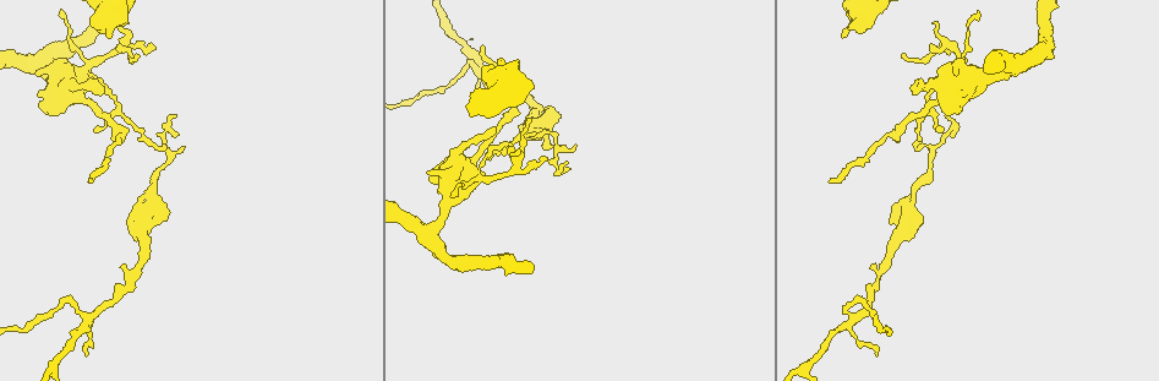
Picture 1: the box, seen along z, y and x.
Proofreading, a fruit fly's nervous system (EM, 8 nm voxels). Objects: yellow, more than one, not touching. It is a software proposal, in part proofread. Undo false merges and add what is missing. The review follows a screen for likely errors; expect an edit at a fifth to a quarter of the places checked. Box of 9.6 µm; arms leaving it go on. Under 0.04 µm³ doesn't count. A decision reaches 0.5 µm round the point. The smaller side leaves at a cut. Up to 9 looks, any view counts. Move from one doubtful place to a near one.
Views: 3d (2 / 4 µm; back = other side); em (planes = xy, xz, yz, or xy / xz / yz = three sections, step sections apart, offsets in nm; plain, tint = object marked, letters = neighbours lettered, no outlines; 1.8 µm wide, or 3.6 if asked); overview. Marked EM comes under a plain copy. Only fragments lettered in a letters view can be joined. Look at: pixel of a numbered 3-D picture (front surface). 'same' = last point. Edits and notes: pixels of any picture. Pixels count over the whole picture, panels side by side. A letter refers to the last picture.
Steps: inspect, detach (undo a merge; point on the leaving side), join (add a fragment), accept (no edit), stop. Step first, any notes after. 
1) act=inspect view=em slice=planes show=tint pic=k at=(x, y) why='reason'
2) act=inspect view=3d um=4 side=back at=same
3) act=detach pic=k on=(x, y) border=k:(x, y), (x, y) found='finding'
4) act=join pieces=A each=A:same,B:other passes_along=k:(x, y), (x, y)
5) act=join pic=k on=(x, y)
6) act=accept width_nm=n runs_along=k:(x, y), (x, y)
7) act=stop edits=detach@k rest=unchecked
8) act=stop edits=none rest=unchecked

act=inspect view=em slice=yz step=8 show=tint pic=1 at=(547, 158) why='an open end'

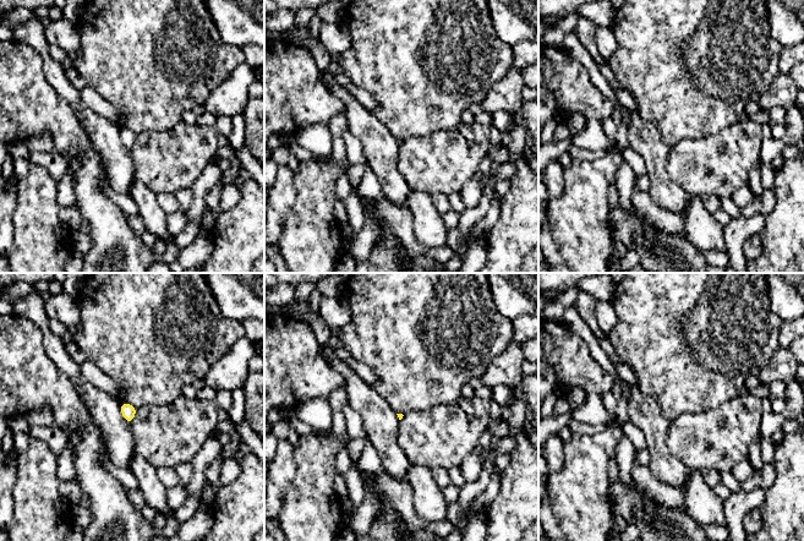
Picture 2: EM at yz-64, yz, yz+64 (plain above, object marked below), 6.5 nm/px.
act=inspect view=em slice=xy step=4 show=letters at=same why='another direction'

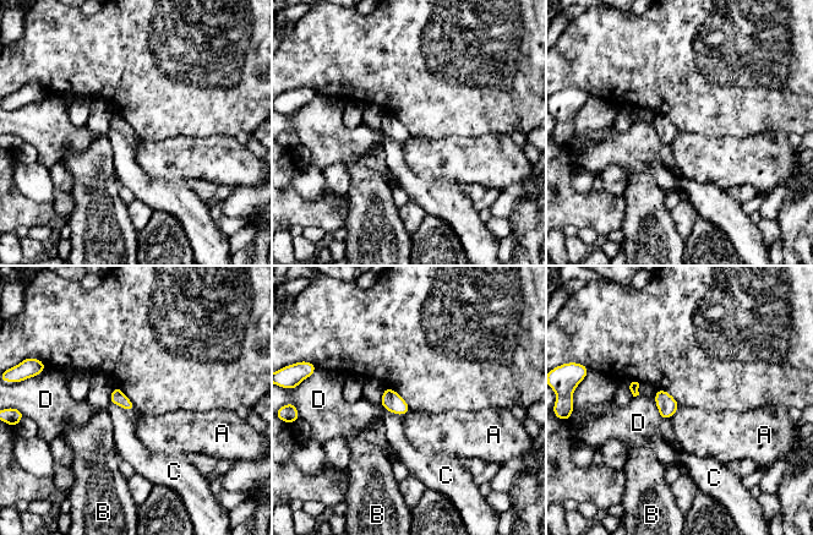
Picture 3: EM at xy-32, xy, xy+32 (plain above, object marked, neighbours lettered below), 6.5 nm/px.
act=accept each=A:other,B:other,C:other,D:other border=3:(681, 405), (670, 418) found='no lettered fragment goes on from it'

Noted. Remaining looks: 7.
act=inspect view=3d um=4 side=back pic=1 at=(474, 173) why='calibre changes'

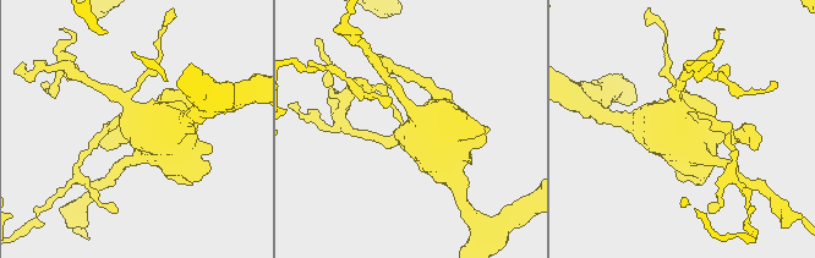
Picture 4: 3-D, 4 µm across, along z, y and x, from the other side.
act=inspect view=em um=3.6 slice=planes show=letters pic=4 at=(409, 134)

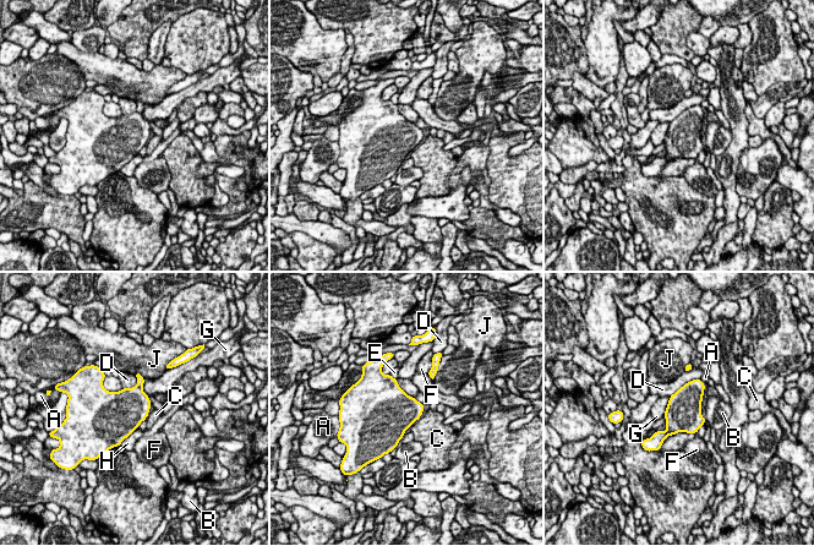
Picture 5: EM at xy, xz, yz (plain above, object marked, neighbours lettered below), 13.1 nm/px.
act=detach pic=5 on=(140, 380) each=A:other,B:other,C:other,D:other,E:other,F:other,G:other,H:other,J:other border=5:(137, 385), (141, 387) found='a second neuron is stuck on'

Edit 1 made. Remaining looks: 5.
act=inspect view=overview

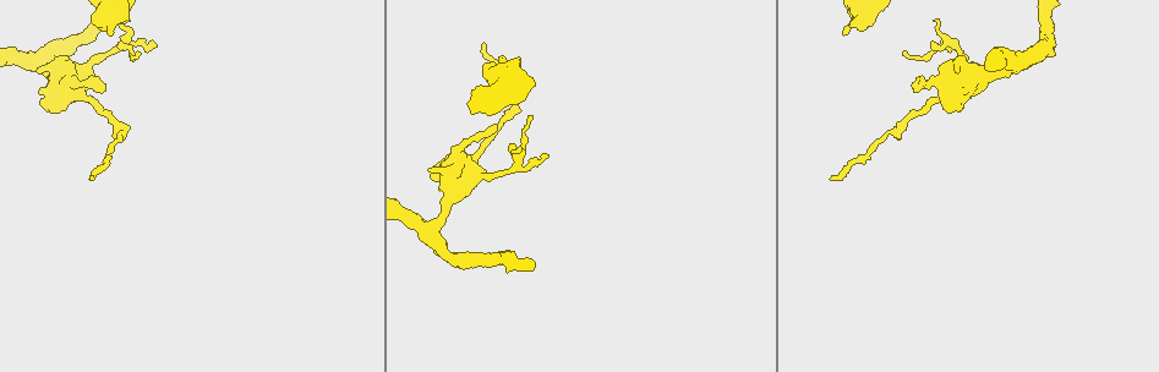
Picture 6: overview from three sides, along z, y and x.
act=inspect view=em slice=xy step=4 show=letters pic=6 at=(109, 35) why='thick end'

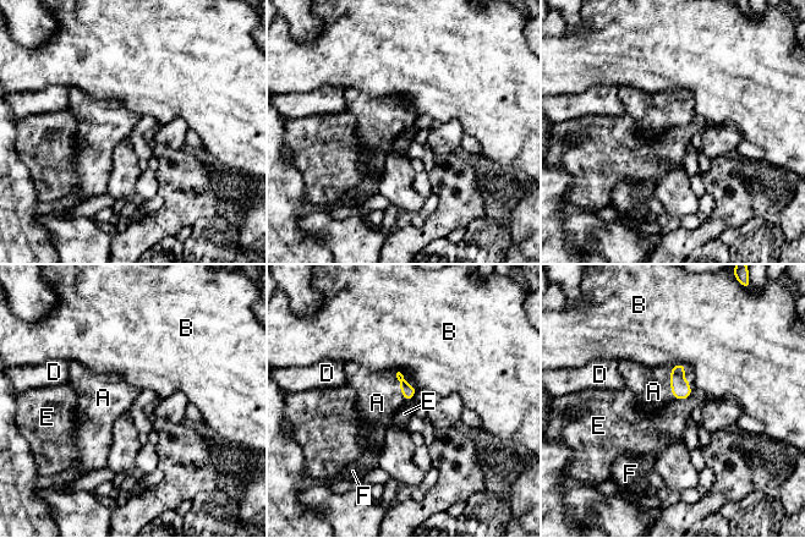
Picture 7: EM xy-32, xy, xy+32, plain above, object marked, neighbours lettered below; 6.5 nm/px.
act=join pieces=A each=A:same,B:other,D:other,E:other,F:other passes_along=7:(680, 388), (671, 383), (653, 391) found='the neuron continues'

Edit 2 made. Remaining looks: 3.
act=stop edits=detach@5,join@7 rest=unchecked

